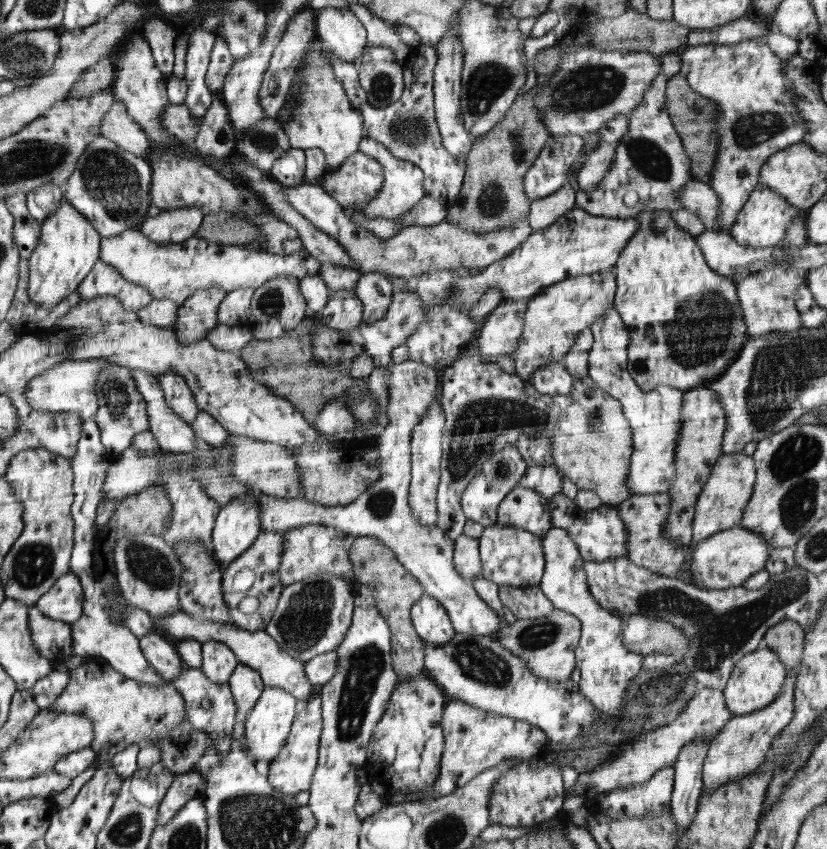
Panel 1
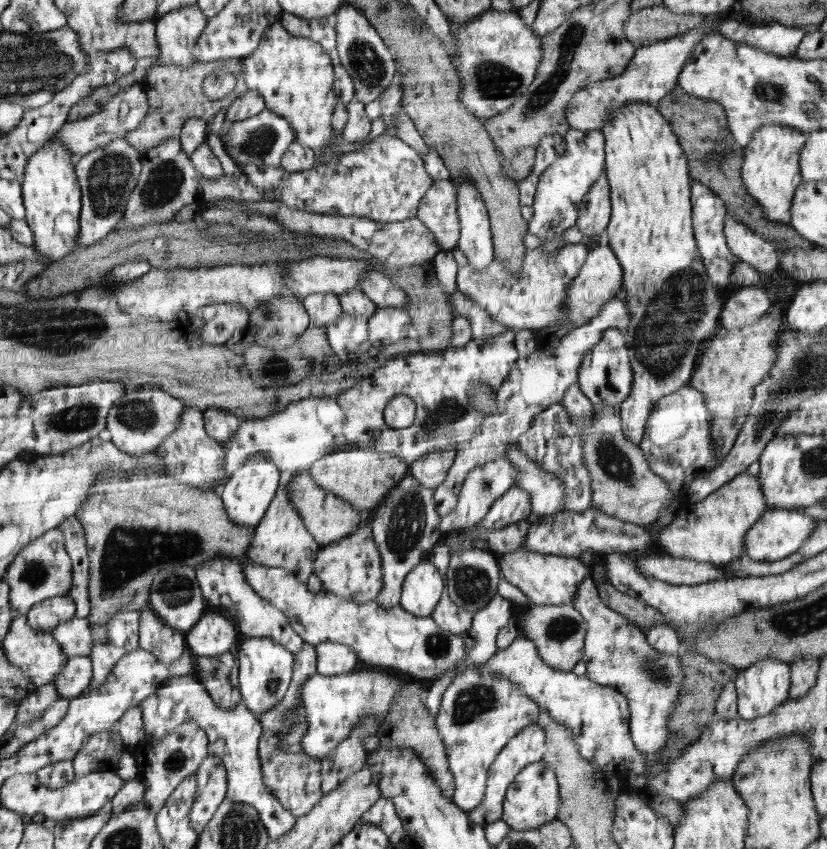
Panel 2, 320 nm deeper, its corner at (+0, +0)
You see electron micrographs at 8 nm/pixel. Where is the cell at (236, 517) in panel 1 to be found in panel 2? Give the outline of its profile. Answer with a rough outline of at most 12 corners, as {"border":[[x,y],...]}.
{"border":[[251,456],[219,489],[230,520],[255,528],[282,472]]}

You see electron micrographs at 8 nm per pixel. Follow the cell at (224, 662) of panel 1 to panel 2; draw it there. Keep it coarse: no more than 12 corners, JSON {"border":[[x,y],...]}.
{"border":[[207,612],[185,643],[196,657],[233,651],[239,635],[235,621]]}

